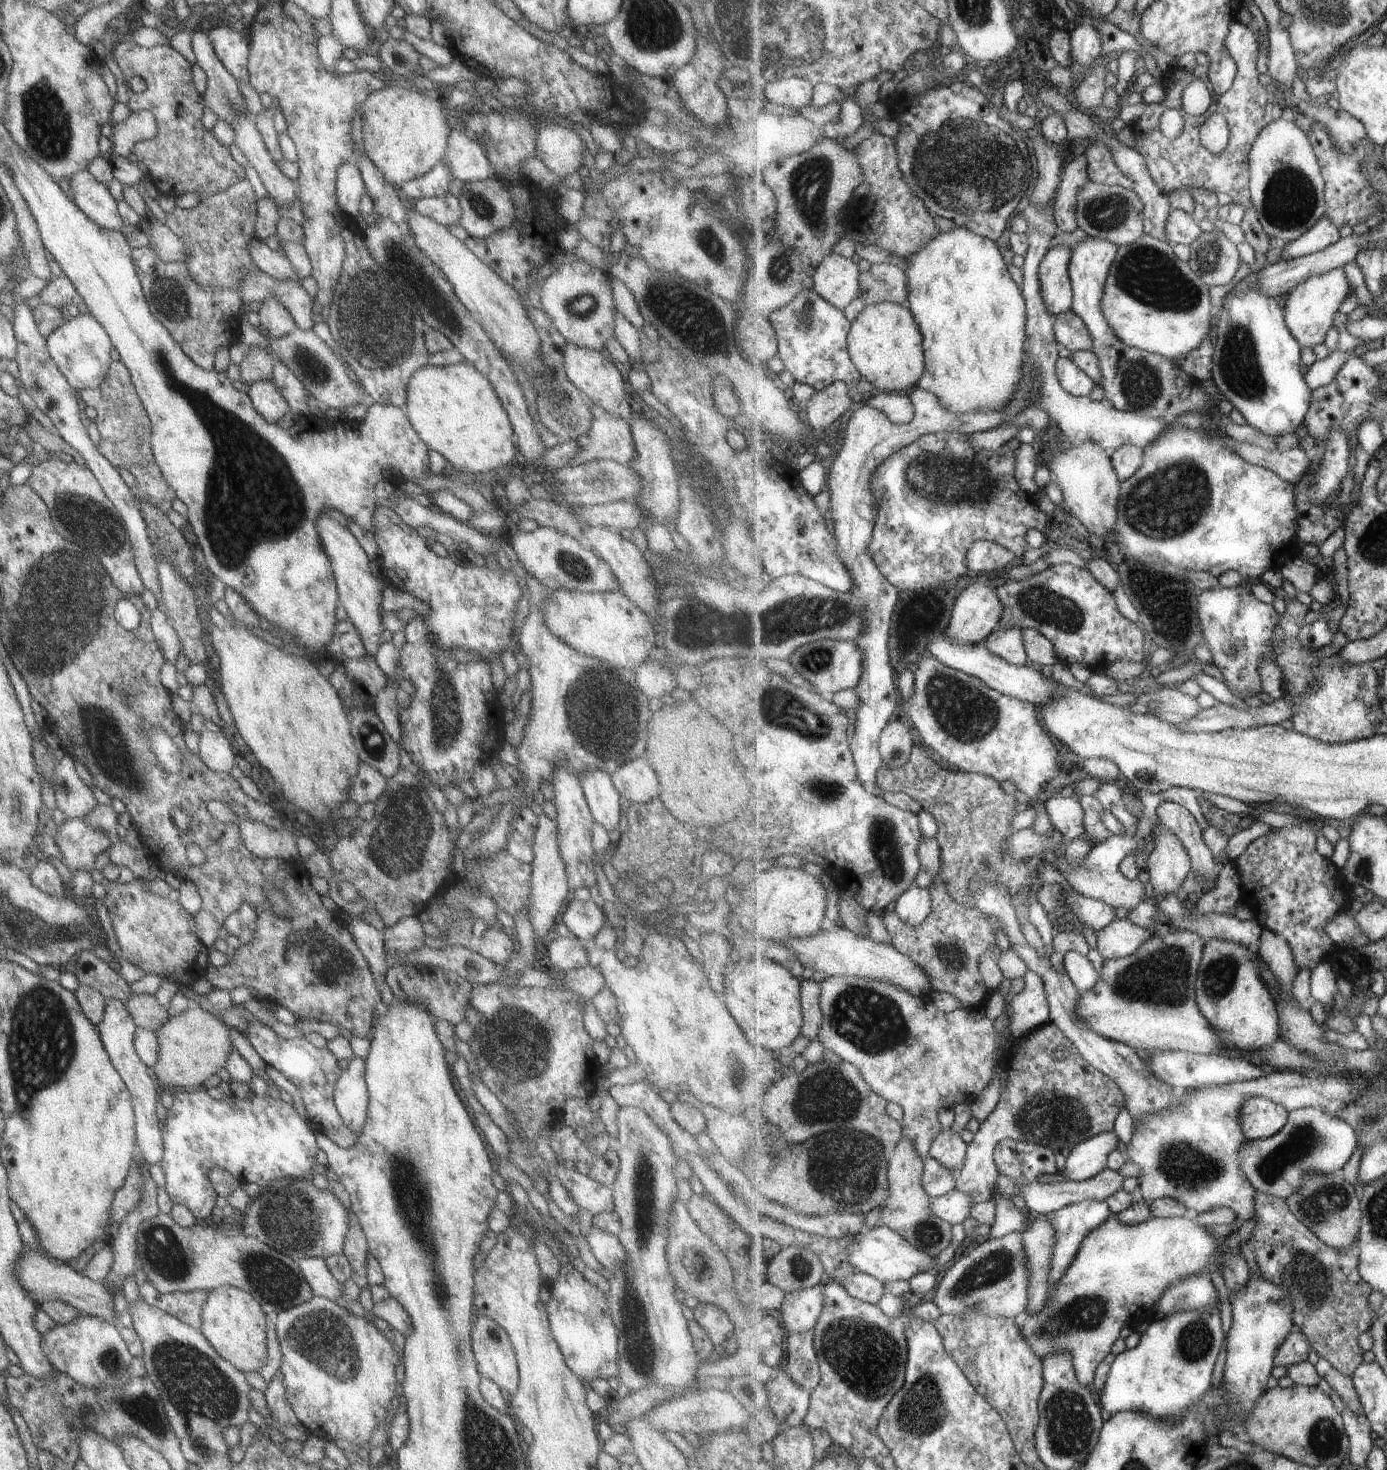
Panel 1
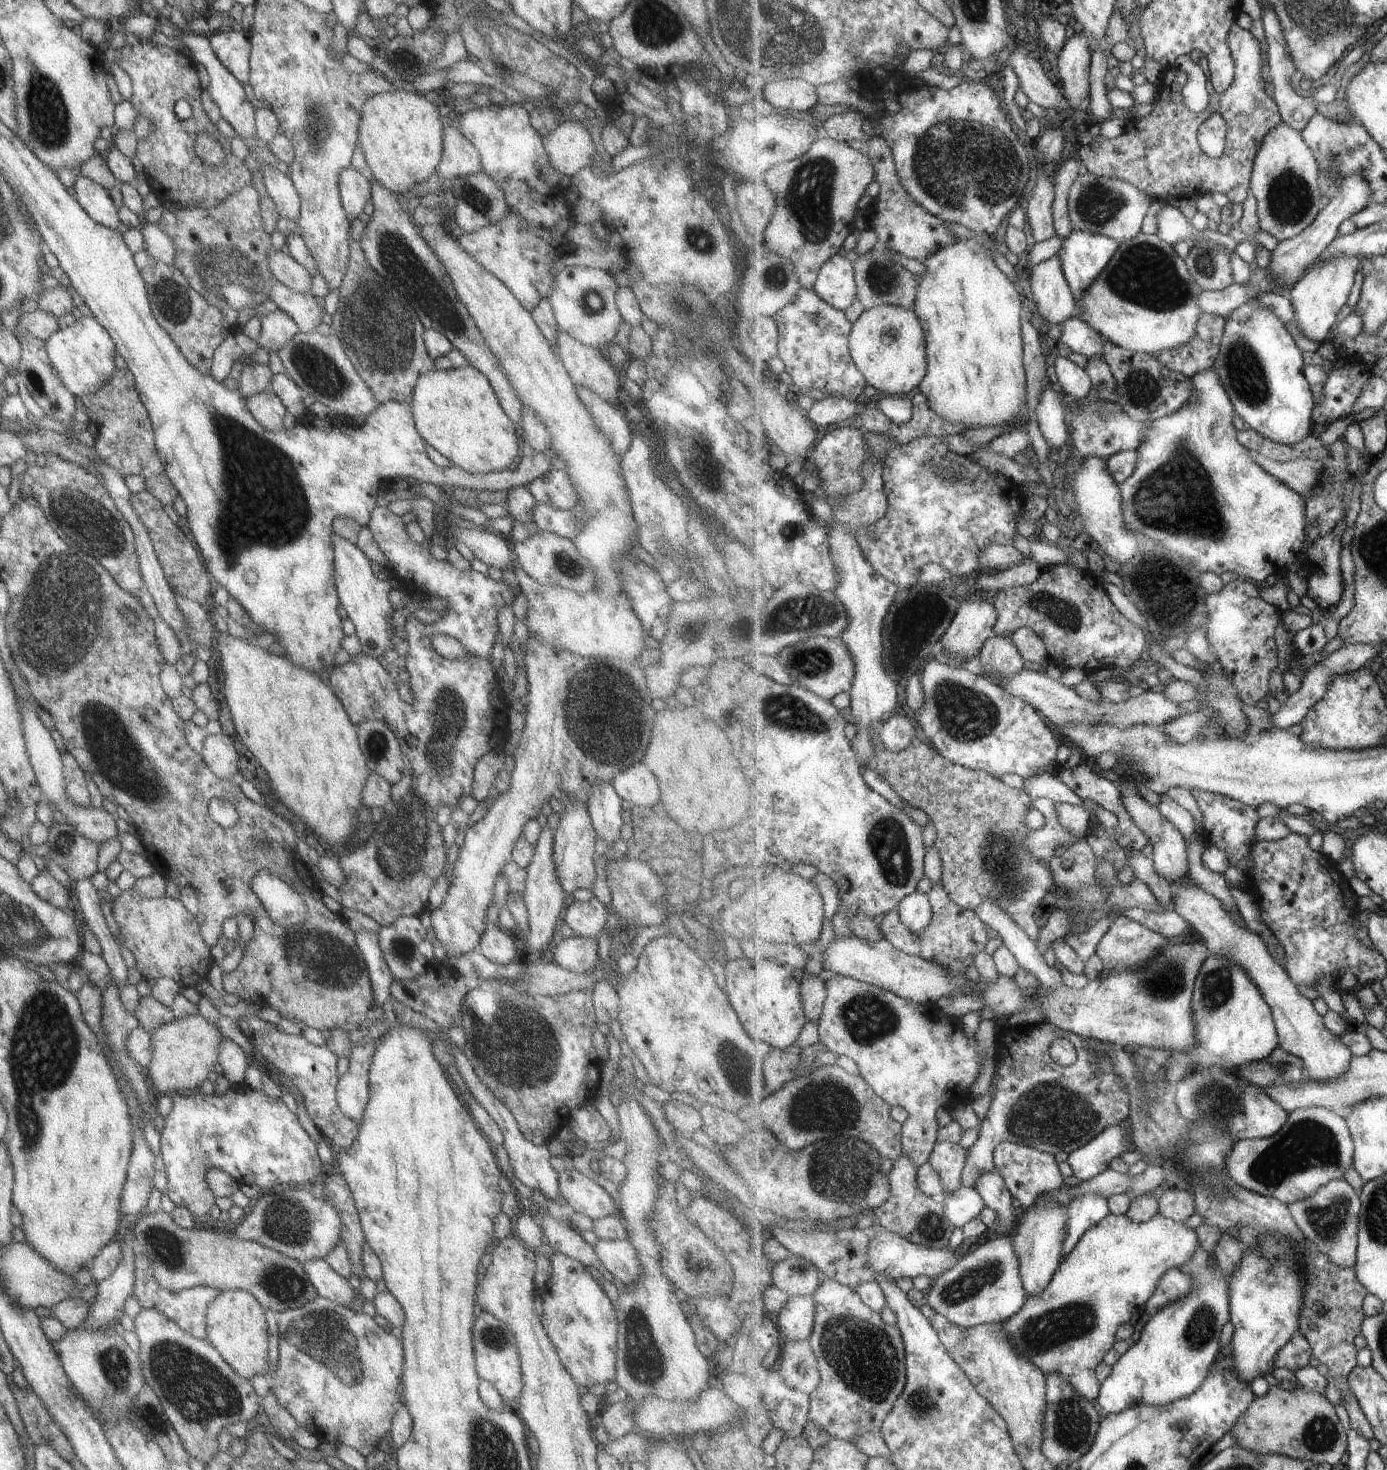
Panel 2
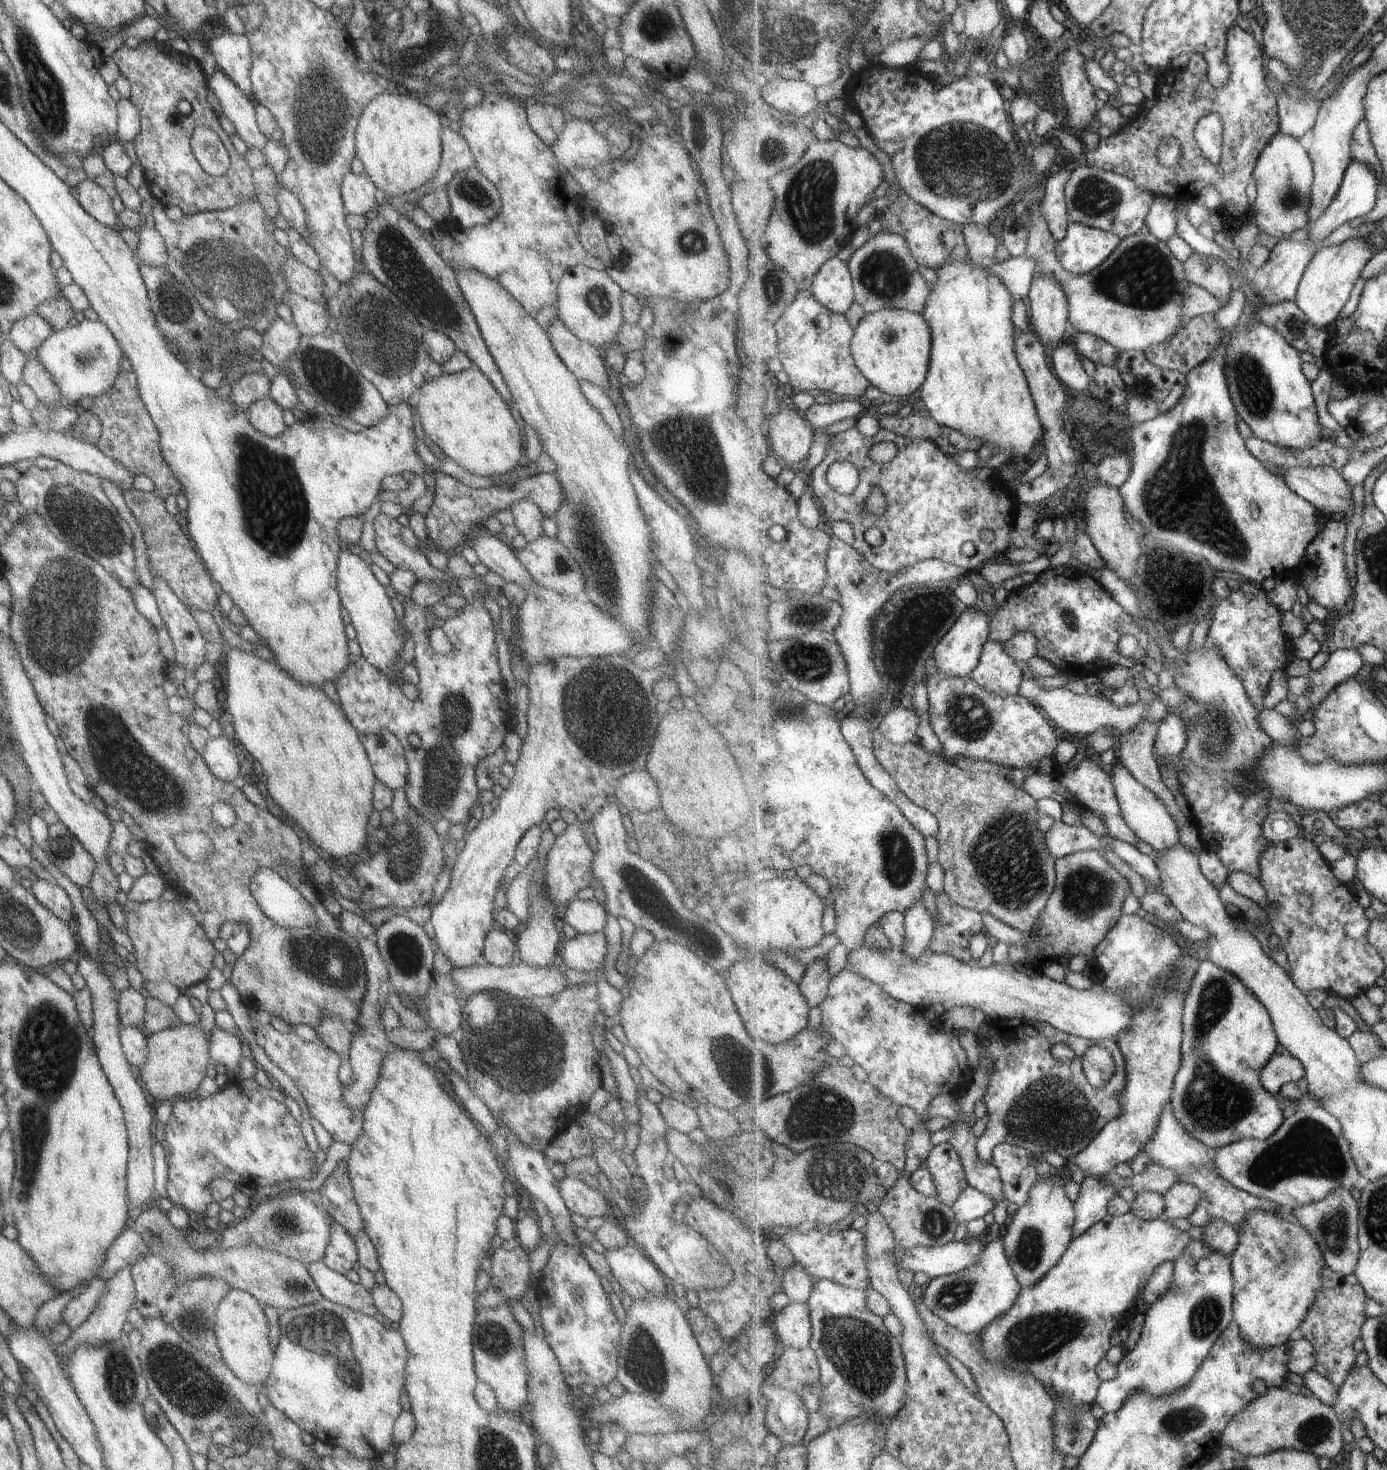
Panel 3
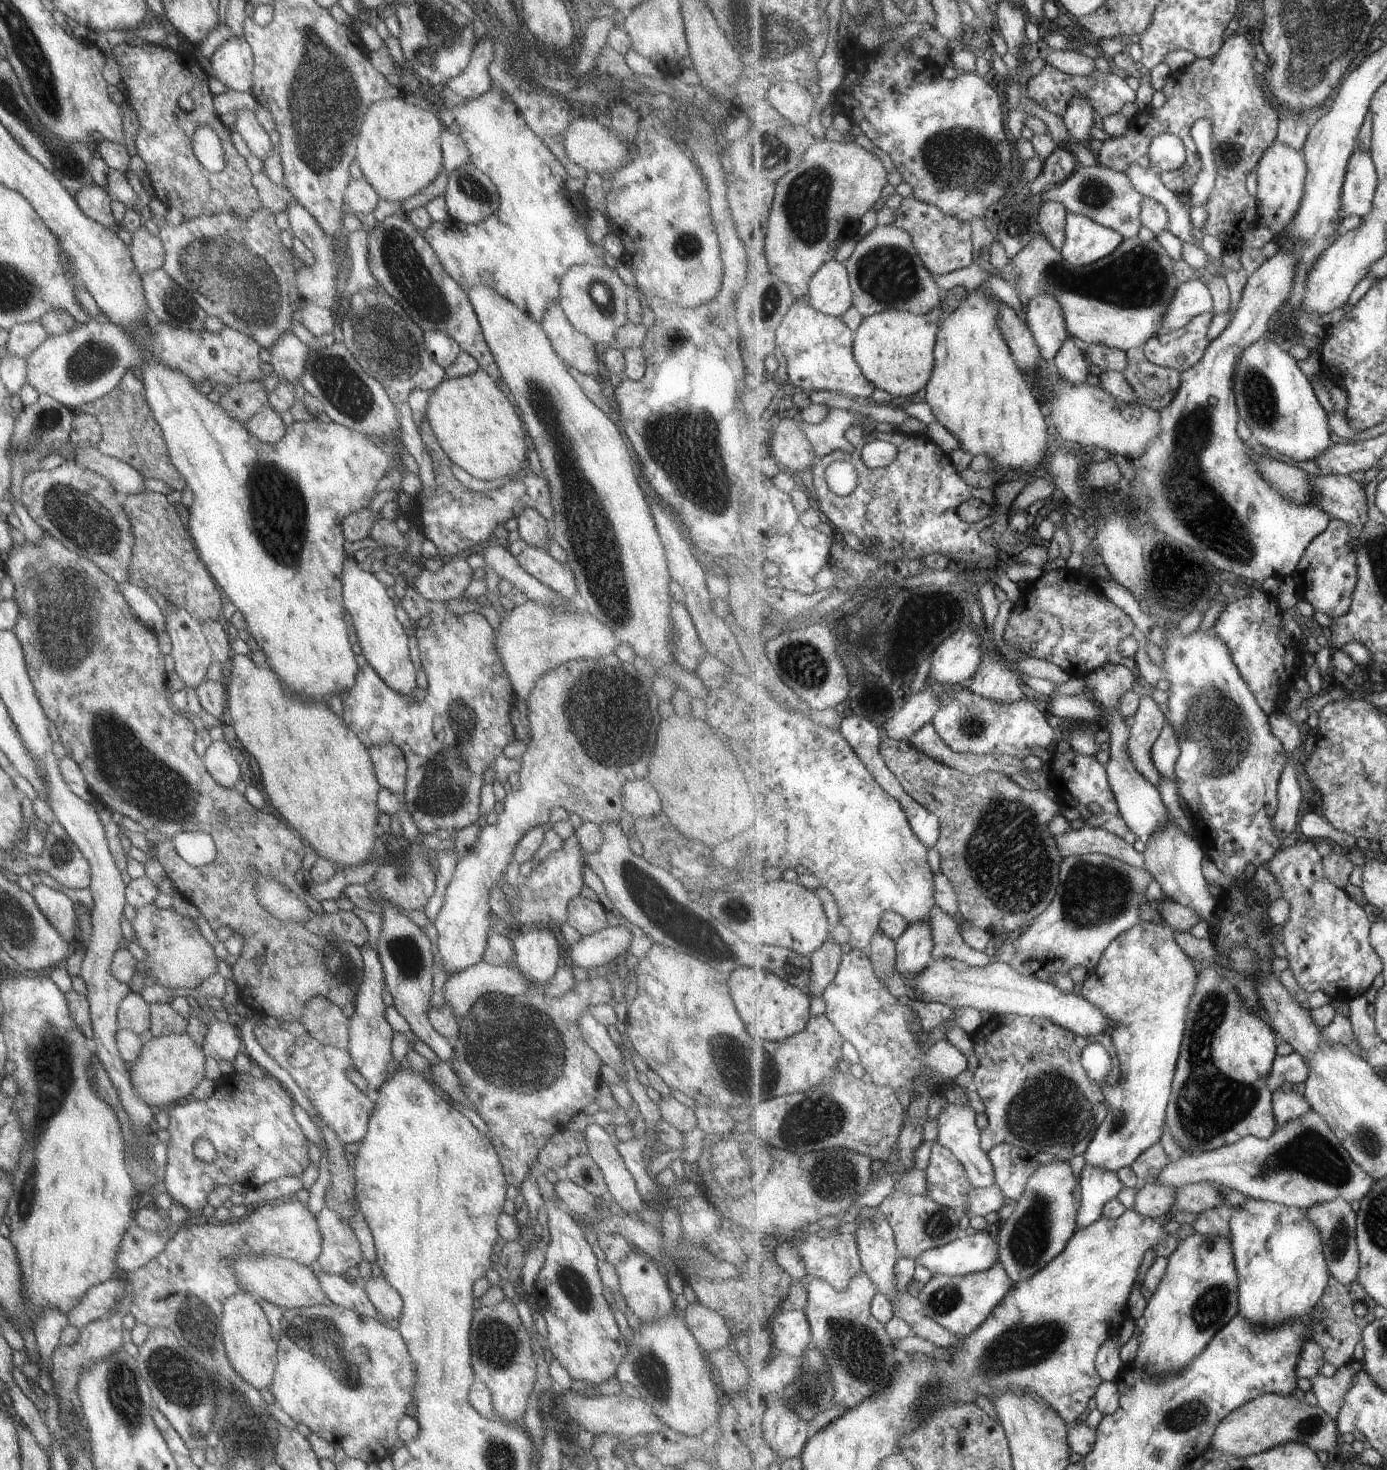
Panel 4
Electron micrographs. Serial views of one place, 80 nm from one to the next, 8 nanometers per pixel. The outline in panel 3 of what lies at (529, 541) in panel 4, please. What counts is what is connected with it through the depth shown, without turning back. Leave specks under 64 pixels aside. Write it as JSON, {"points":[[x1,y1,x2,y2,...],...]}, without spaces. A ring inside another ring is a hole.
{"points":[[519,499,512,502,507,508,513,515,514,527,523,536,525,542,535,540,542,534,542,512,527,499]]}

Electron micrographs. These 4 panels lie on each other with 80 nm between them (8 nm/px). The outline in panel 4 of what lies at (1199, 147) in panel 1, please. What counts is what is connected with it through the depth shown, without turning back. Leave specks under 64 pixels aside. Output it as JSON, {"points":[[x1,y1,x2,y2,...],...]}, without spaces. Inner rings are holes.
{"points":[[1231,35,1221,47,1219,53,1207,64,1212,64,1209,74,1195,74,1195,64,1182,67,1171,73,1167,86,1163,92,1166,103,1159,109,1147,108,1139,112,1137,126,1129,128,1121,138,1109,137,1102,143,1096,159,1102,165,1116,171,1125,172,1133,165,1143,168,1152,166,1148,152,1152,140,1163,133,1180,136,1185,143,1187,160,1175,172,1159,171,1159,178,1177,195,1187,195,1196,182,1197,174,1201,170,1202,161,1196,145,1192,140,1191,129,1194,122,1207,119,1213,123,1212,142,1218,175,1215,189,1209,197,1205,208,1208,219,1205,221,1203,234,1217,237,1225,248,1234,248,1242,251,1245,233,1251,227,1260,224,1258,200,1247,188,1249,172,1260,163,1265,151,1275,143,1278,137,1280,116,1277,115,1277,106,1263,86,1255,80,1253,62,1257,60,1255,50,1251,46,1250,35]]}

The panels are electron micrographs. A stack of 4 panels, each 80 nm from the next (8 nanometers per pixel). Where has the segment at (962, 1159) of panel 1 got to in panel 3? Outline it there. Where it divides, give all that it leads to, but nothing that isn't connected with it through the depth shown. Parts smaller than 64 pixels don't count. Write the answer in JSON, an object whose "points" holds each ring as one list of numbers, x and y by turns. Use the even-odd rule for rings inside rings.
{"points":[[949,1141,935,1145,926,1160,926,1166,933,1175,937,1189,937,1198,943,1201,946,1205,953,1207,962,1196,963,1191,970,1186,966,1177,964,1164,962,1163,956,1148]]}

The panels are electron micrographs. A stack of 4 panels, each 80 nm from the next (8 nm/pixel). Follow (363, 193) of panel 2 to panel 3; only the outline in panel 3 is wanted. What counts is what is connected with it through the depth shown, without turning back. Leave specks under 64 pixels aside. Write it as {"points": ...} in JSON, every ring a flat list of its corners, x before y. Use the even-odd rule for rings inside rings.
{"points":[[347,171,345,176,342,176,339,186,342,207,347,216,364,215,377,204,379,194,371,181,363,174,355,175]]}

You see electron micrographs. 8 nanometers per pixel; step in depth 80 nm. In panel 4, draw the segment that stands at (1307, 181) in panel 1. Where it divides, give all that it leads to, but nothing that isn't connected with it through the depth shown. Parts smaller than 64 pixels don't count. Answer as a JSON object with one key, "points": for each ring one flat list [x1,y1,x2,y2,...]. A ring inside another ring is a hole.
{"points":[[1276,141,1265,151,1257,169,1258,211,1260,212,1260,224,1268,226,1276,234,1284,231,1288,224,1293,222,1297,210,1301,206,1306,189,1308,164,1304,151,1298,151,1289,145]]}

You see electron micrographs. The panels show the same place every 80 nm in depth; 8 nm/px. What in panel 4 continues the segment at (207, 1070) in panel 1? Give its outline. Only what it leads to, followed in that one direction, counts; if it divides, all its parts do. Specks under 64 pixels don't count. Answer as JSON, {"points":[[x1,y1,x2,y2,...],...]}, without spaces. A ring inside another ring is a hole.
{"points":[[186,1032,181,1034,171,1033,168,1035,159,1035,158,1037,148,1036,144,1039,137,1058,130,1065,127,1064,128,1077,138,1094,139,1100,142,1100,155,1111,158,1111,159,1109,166,1109,167,1104,175,1102,177,1098,183,1098,183,1096,190,1094,191,1089,204,1078,204,1062,205,1058,200,1046,194,1044]]}

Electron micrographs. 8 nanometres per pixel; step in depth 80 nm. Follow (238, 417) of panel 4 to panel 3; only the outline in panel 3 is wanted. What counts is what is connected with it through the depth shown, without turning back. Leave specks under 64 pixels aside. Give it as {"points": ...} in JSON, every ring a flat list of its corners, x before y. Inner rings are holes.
{"points":[[244,373,230,388,228,401,244,413,249,405,268,394,270,385,265,373]]}

